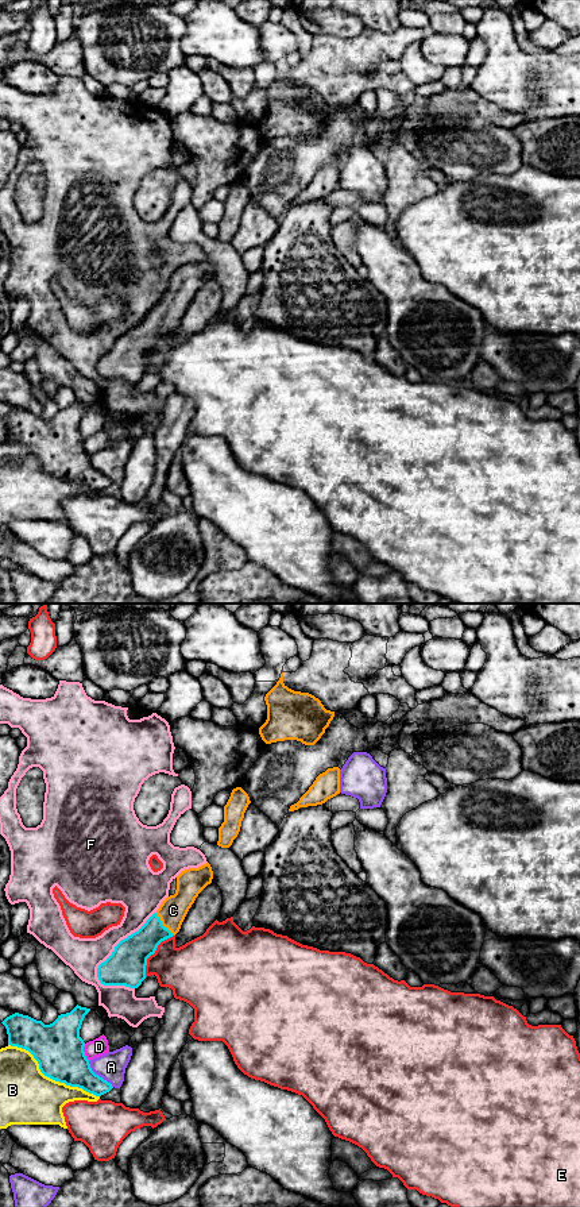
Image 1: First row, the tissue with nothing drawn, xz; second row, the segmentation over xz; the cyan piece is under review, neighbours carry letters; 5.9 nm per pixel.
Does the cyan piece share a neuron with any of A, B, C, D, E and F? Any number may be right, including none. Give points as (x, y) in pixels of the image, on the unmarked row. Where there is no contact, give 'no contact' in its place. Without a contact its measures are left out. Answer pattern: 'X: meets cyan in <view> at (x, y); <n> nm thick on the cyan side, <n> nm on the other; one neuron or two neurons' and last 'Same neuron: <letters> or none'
A: meets cyan in xz at (97, 470); 280 nm thick on the cyan side, 170 nm on the other; two neurons
B: meets cyan in xz at (50, 473); 300 nm thick on the cyan side, 320 nm on the other; two neurons
C: meets cyan in xz at (162, 320); 200 nm thick on the cyan side, 160 nm on the other; one neuron
D: meets cyan in xz at (84, 447); 300 nm thick on the cyan side, 110 nm on the other; two neurons
E: meets cyan in xz at (153, 349); 220 nm thick on the cyan side, 320 nm on the other; two neurons
F: meets cyan in xz at (116, 340); 220 nm thick on the cyan side, 200 nm on the other; two neurons
Same neuron: C

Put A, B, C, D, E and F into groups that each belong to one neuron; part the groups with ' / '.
A / B / C / D / E / F

